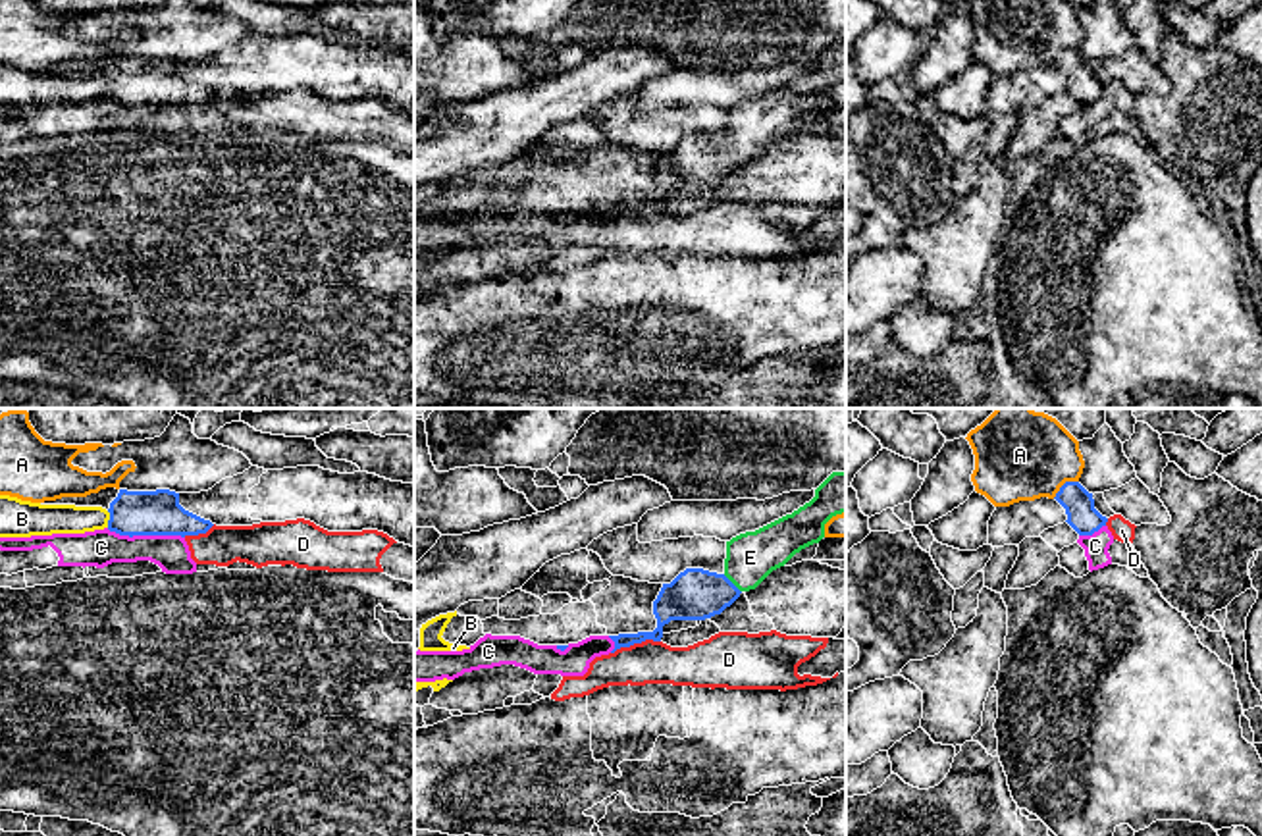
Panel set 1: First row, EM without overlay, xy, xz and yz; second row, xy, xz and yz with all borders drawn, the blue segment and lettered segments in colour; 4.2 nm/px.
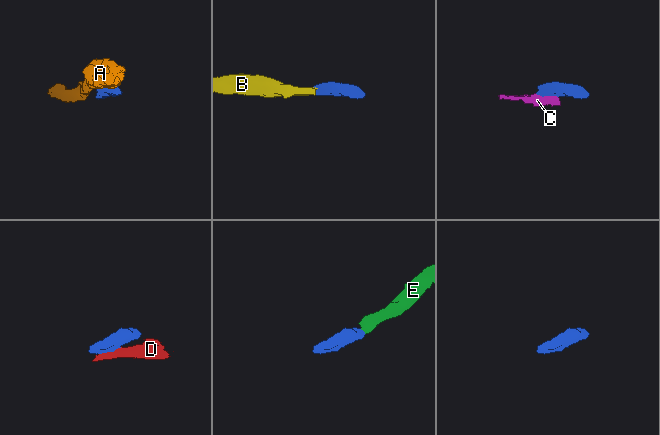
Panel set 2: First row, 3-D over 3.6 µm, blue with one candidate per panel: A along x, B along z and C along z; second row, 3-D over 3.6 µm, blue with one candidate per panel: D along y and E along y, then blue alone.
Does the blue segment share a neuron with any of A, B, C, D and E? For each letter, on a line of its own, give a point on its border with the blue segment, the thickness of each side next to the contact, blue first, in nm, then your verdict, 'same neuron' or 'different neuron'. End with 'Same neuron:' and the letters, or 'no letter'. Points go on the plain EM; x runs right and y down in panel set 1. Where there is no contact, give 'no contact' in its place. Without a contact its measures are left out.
A: yz (1064, 52) | 130/300 nm | different neuron
B: xy (110, 87) | 190/130 nm | different neuron
C: xy (145, 103) | 190/160 nm | different neuron
D: xz (634, 210) | 160/180 nm | different neuron
E: xz (733, 153) | 220/200 nm | same neuron
Same neuron: E

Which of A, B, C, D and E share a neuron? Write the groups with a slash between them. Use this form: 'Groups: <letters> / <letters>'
Groups: A / B / C D / E

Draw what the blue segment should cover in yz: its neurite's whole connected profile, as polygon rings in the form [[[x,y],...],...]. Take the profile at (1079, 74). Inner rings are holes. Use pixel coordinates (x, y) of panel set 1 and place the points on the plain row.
[[[1065,50],[1054,67],[1065,77],[1065,91],[1079,104],[1092,104],[1108,91],[1108,87],[1094,77],[1092,62],[1079,50]]]

